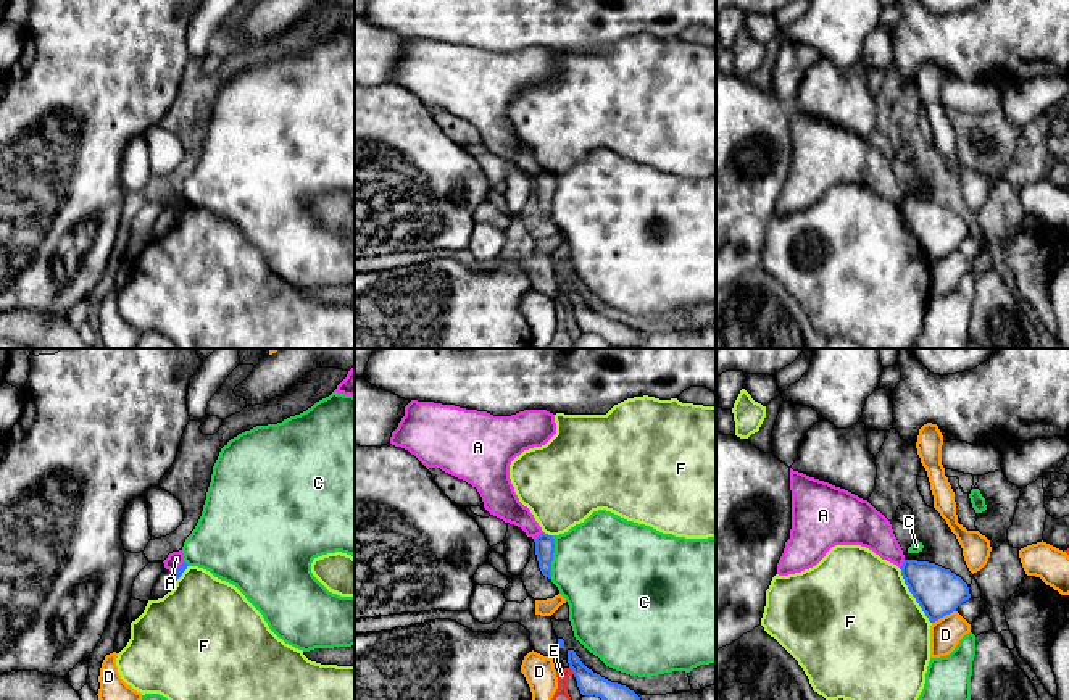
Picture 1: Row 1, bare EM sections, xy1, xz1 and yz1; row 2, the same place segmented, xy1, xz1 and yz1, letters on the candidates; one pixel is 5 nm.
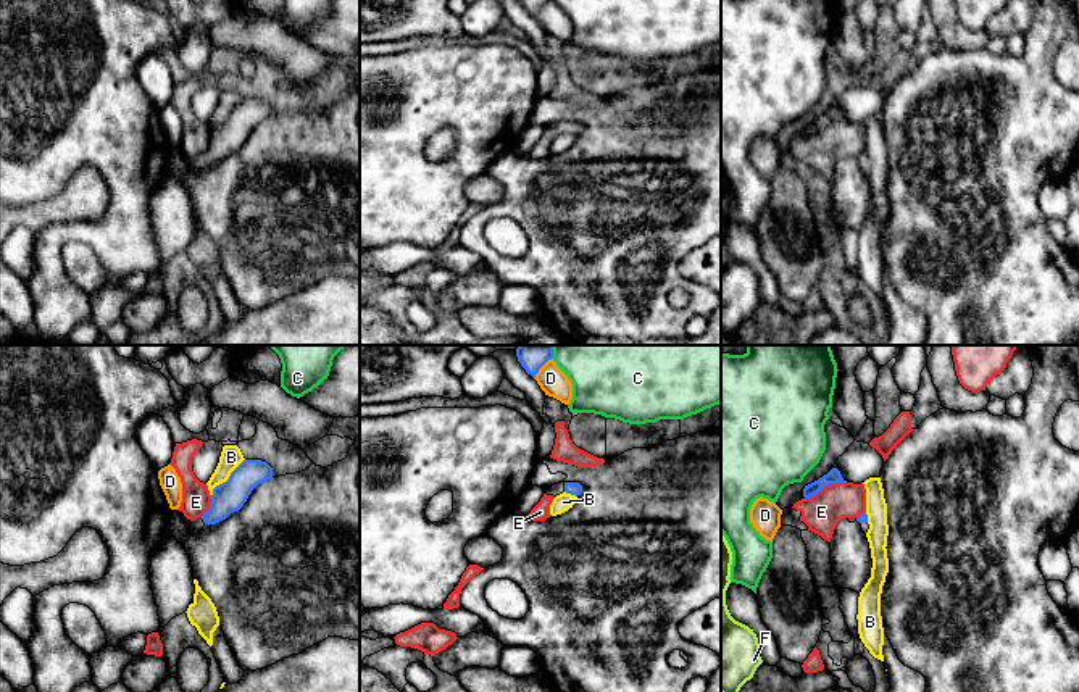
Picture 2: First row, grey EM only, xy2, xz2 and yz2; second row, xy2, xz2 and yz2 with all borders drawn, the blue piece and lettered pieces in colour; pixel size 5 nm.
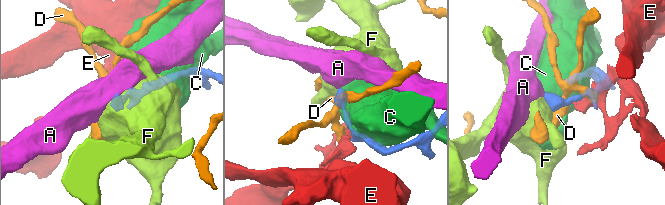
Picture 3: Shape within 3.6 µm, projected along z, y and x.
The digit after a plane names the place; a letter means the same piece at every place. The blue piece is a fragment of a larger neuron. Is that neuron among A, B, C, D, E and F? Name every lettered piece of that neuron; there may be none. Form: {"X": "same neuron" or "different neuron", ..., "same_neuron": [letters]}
{"A": "different neuron", "B": "different neuron", "C": "different neuron", "D": "different neuron", "E": "different neuron", "F": "different neuron", "same_neuron": []}

